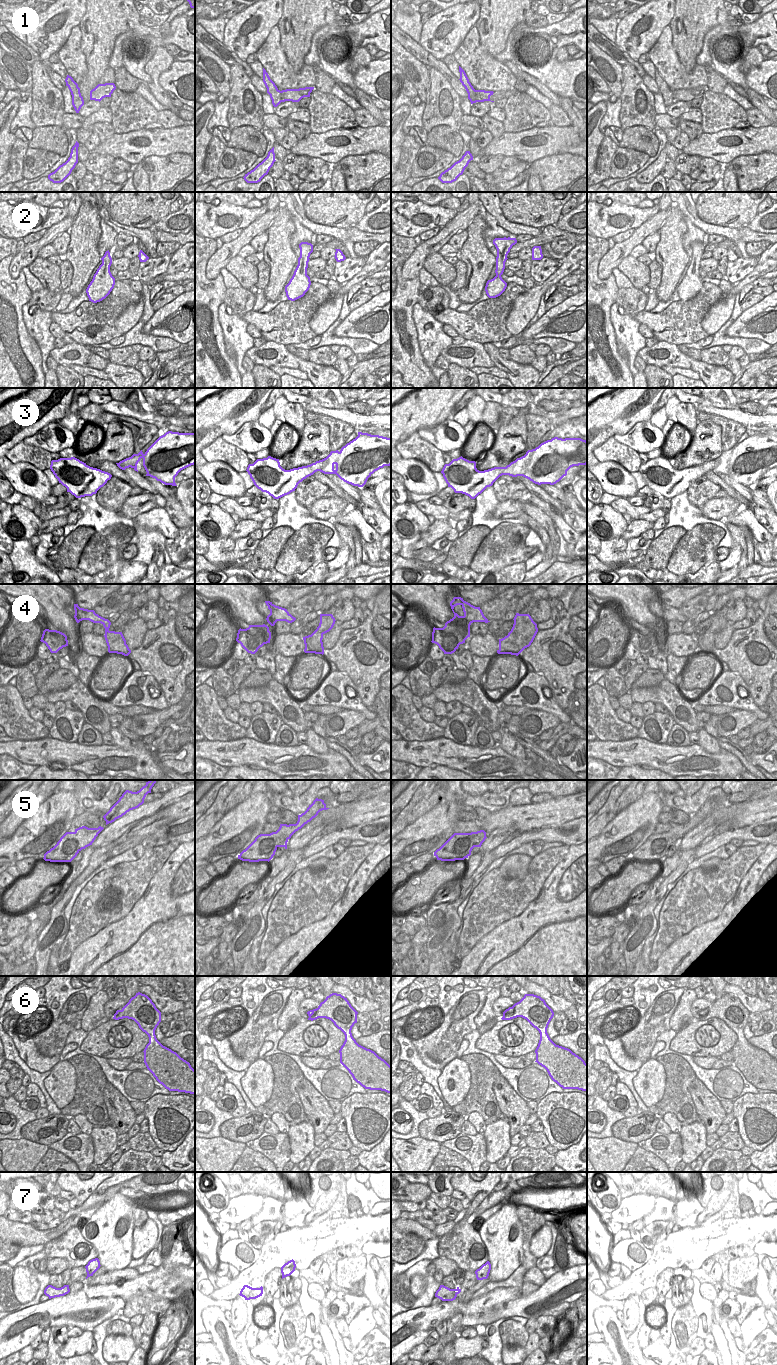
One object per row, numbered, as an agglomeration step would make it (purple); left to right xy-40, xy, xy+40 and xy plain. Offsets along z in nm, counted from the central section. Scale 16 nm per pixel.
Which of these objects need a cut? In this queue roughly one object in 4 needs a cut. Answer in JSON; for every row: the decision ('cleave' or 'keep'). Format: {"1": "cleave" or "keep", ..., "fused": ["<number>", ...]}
{"1": "cleave", "2": "keep", "3": "cleave", "4": "cleave", "5": "keep", "6": "keep", "7": "cleave", "fused": ["1", "3", "4", "7"]}

